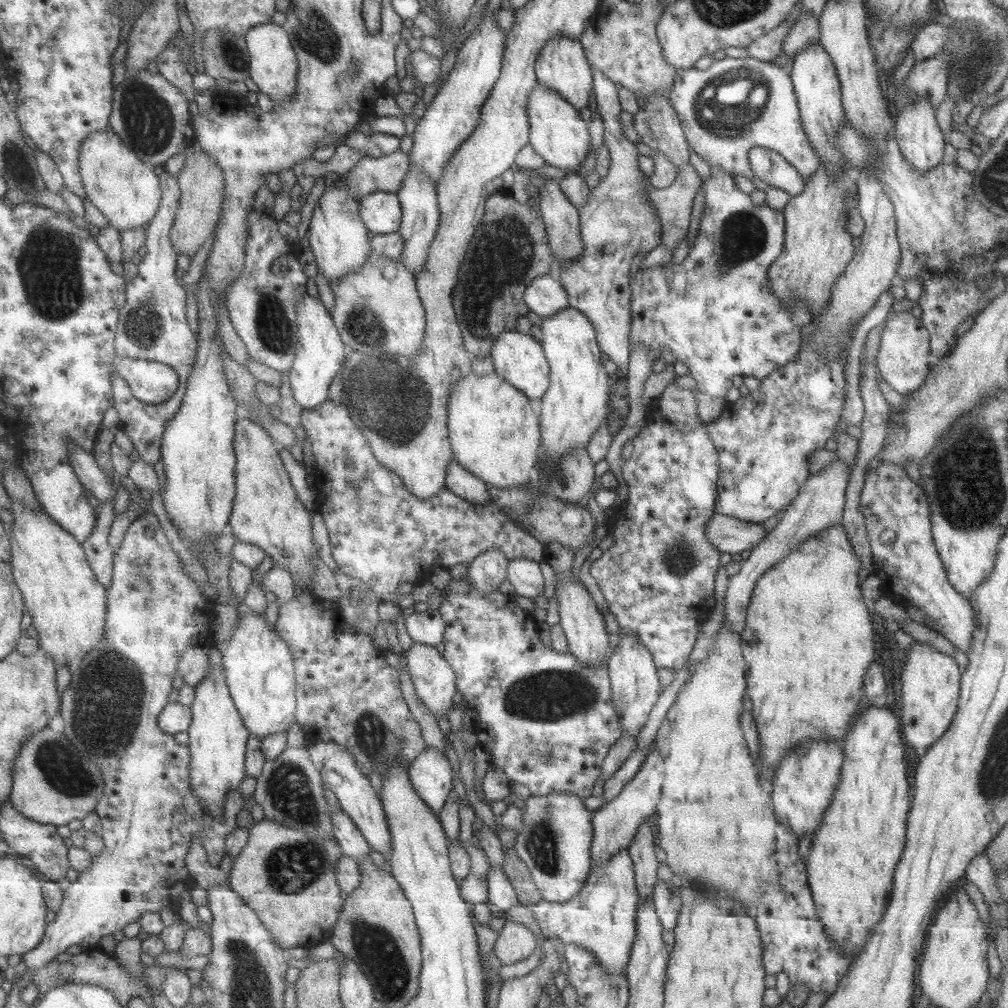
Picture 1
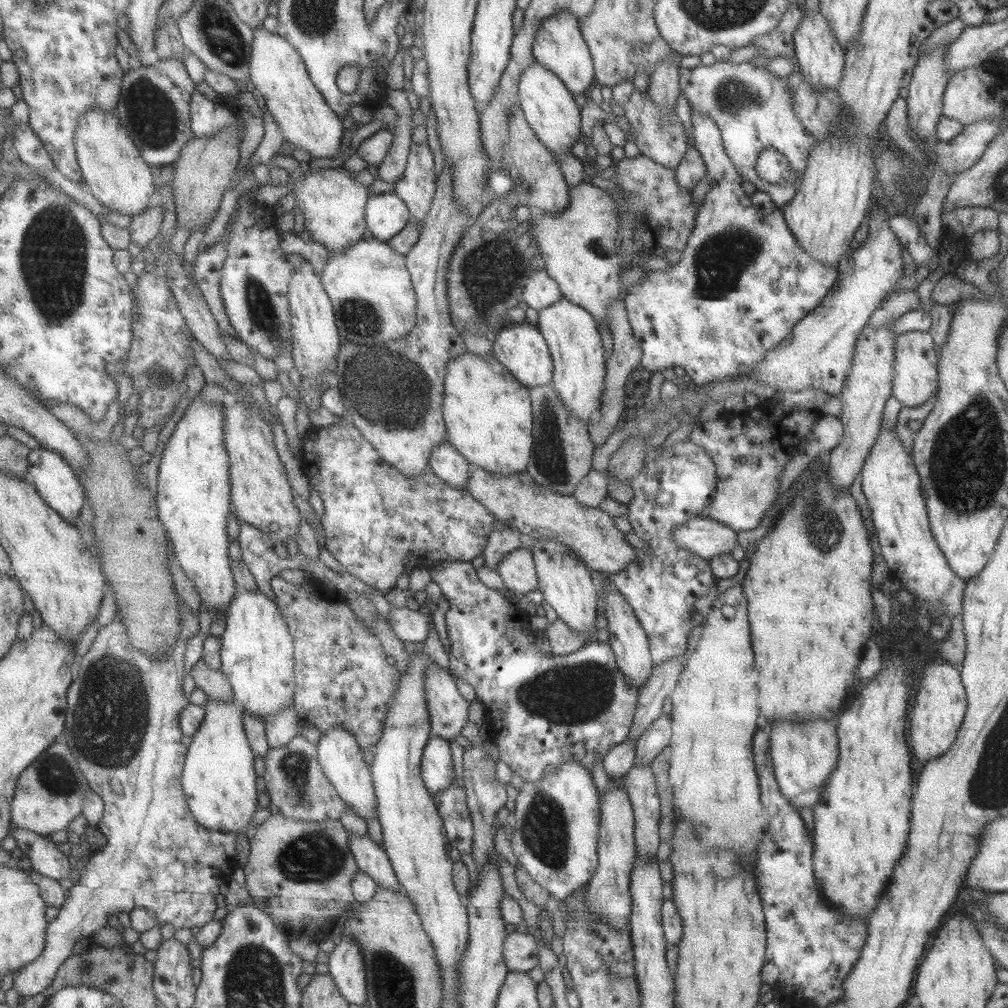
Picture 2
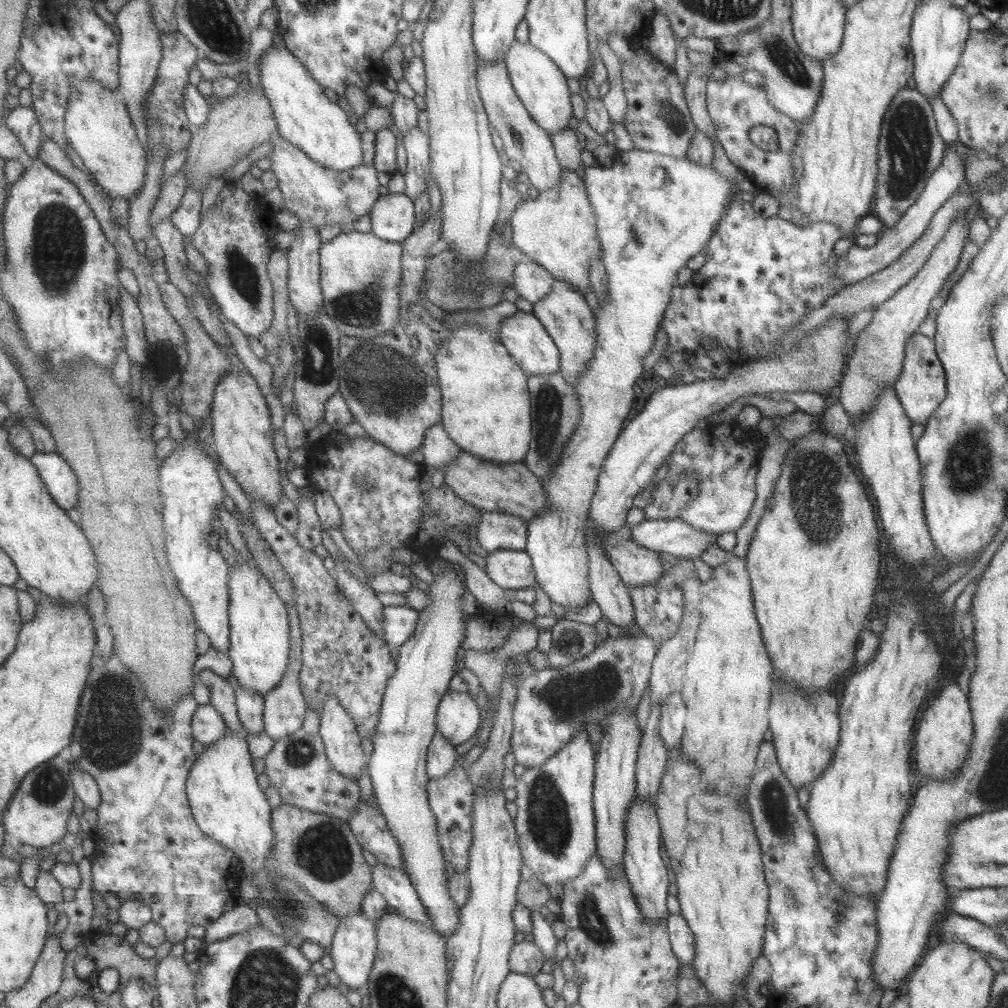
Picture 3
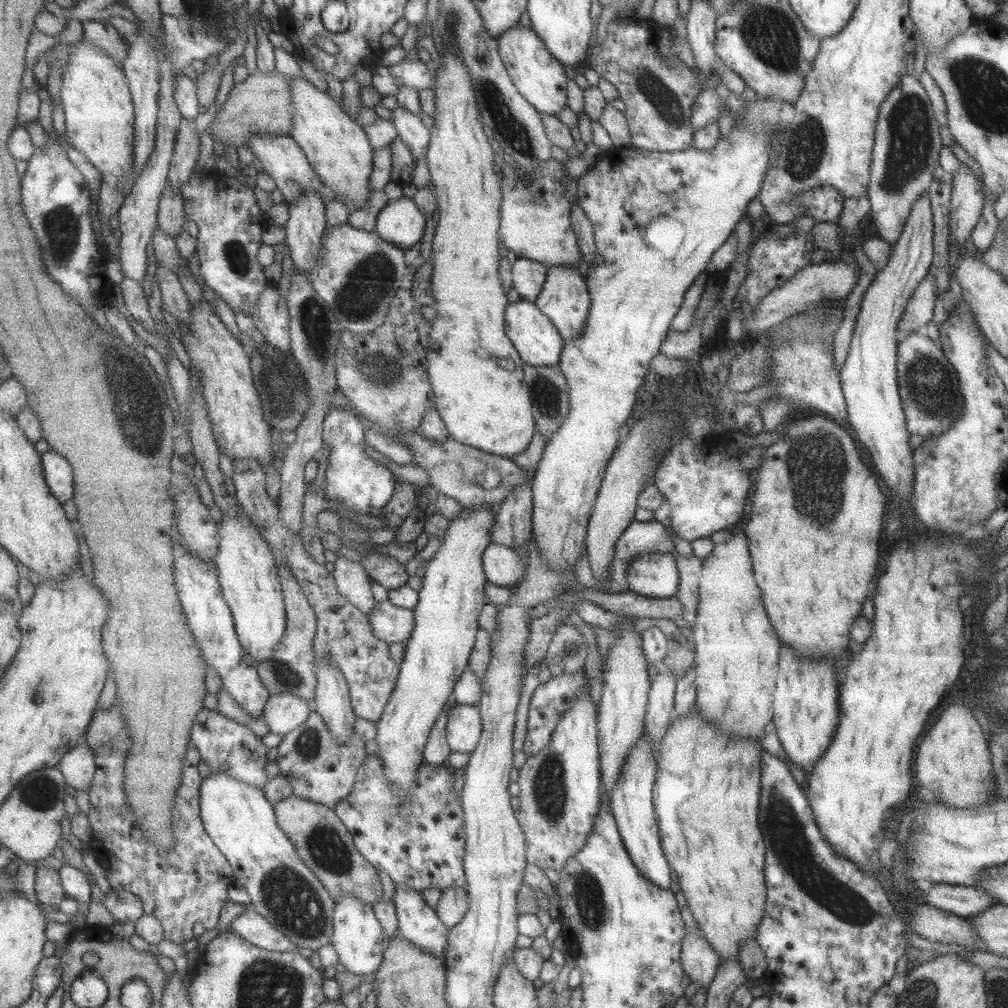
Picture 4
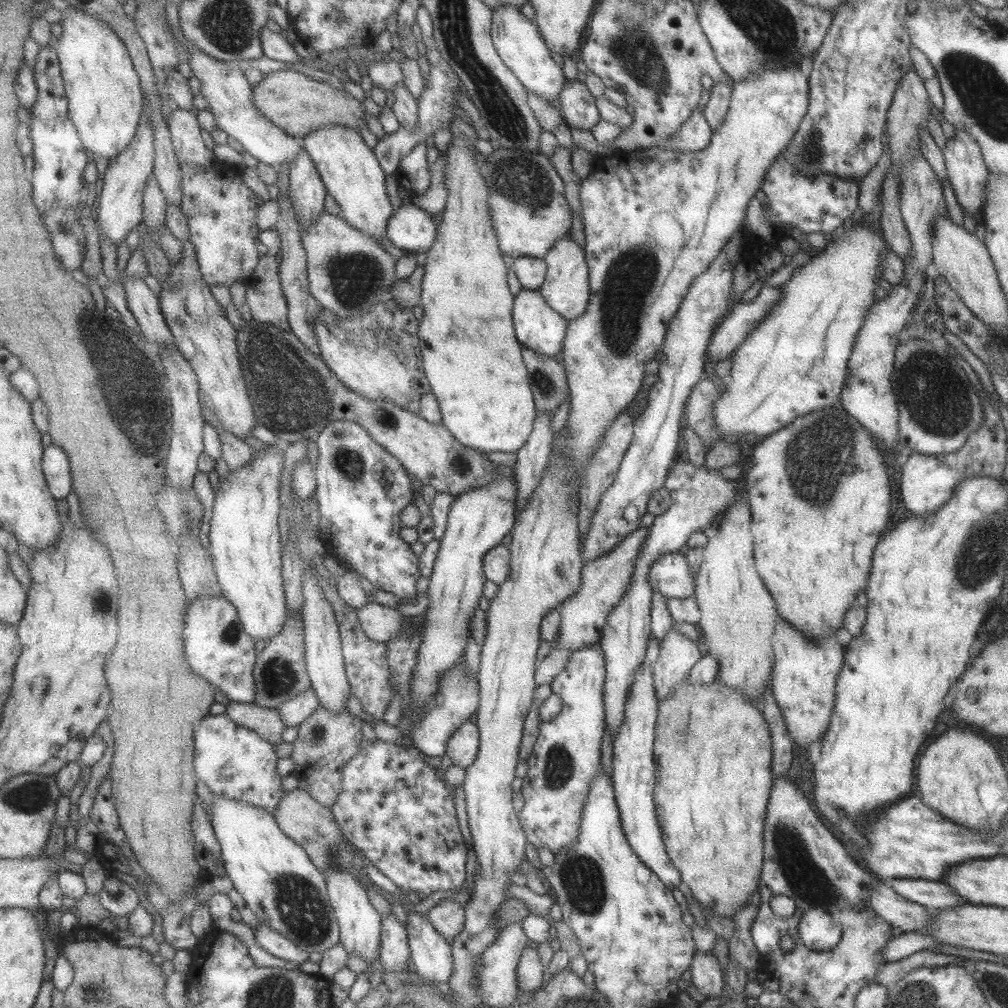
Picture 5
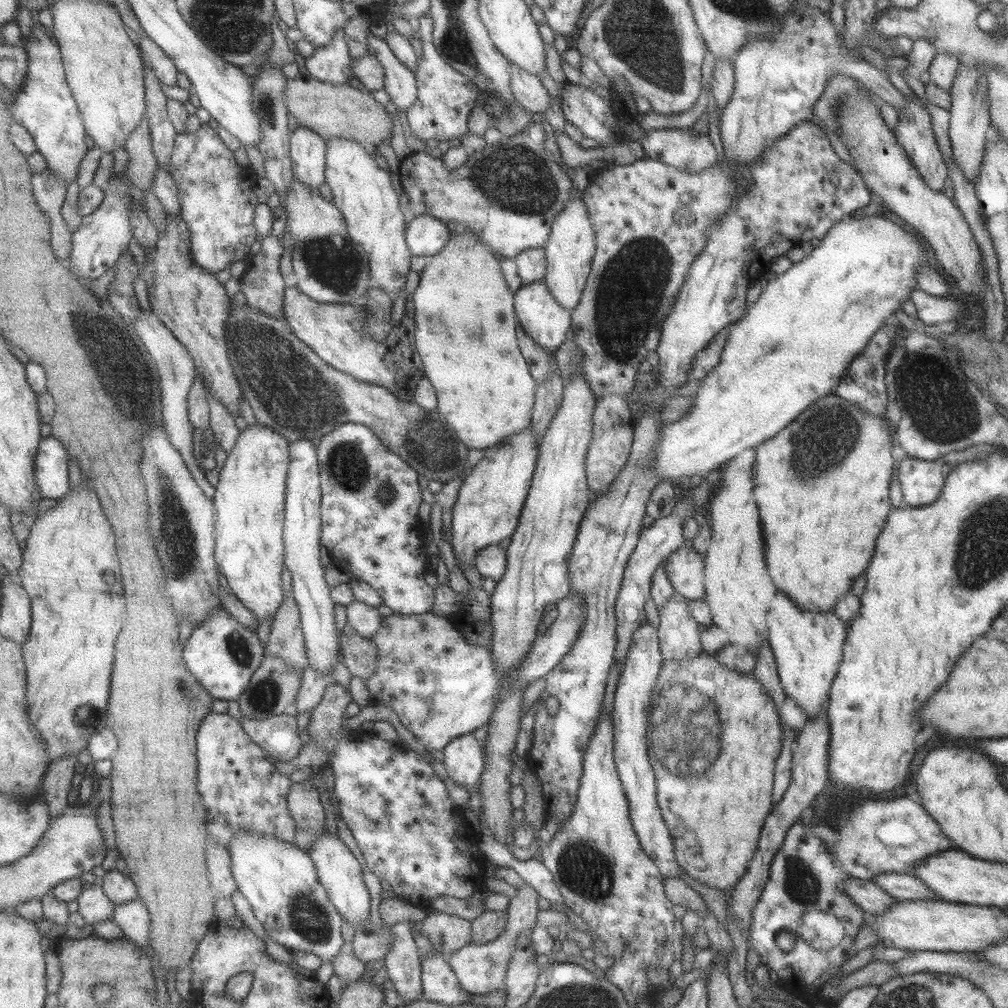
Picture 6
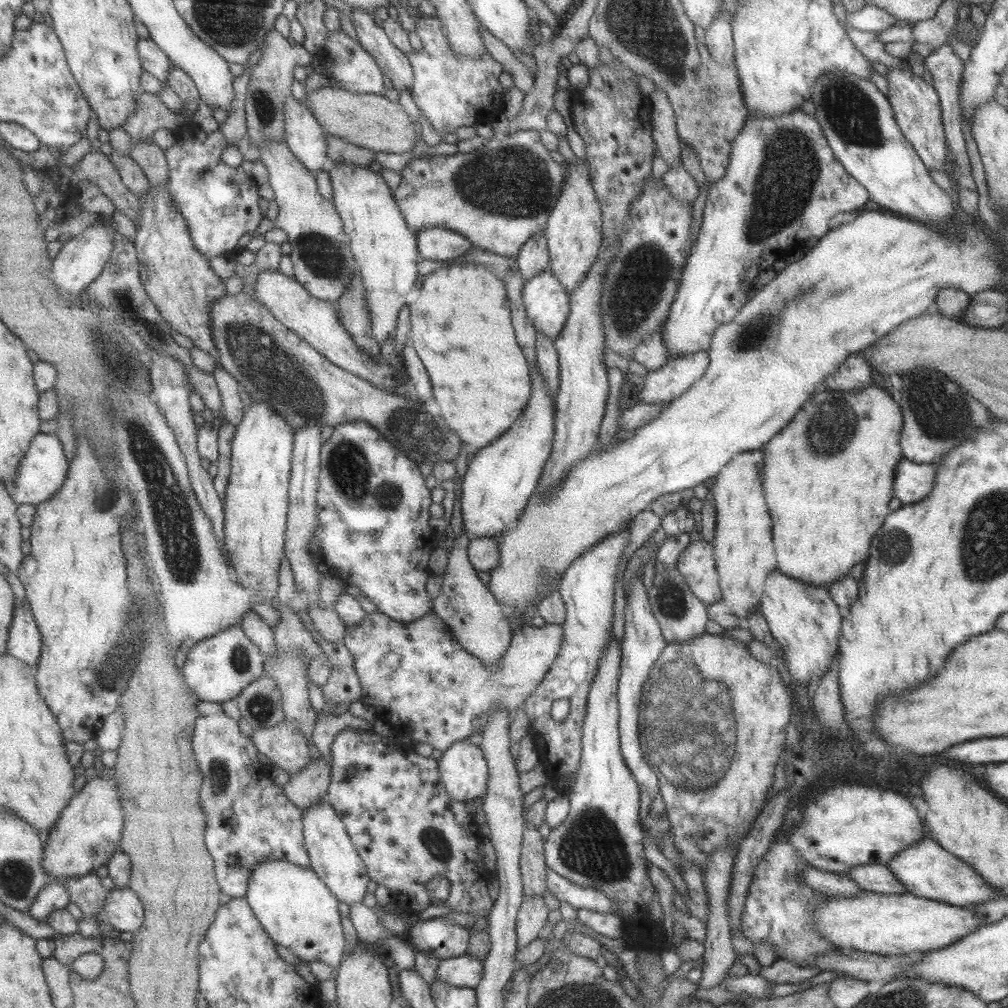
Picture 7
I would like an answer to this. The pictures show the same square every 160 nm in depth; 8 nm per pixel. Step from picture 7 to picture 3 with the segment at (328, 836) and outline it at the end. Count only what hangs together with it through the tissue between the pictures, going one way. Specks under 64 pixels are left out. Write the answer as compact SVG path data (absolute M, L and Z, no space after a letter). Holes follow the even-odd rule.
M351 914L340 918L339 931L332 942L330 956L334 962L334 972L339 976L344 990L352 989L362 992L366 990L370 982L370 974L379 952L377 923L372 919L367 919L365 914Z

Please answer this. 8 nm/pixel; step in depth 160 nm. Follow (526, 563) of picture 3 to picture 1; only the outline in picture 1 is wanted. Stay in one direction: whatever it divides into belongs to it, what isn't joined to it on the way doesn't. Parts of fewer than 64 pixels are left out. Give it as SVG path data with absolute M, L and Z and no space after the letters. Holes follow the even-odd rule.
M525 558L508 559L506 580L511 584L515 595L534 600L543 595L543 577L538 562Z

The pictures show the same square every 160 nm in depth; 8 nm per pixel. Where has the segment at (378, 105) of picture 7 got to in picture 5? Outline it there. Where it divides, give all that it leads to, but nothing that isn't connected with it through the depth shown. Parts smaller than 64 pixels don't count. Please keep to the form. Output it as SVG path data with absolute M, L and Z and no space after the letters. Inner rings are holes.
M294 69L264 73L262 79L253 85L253 101L257 109L273 124L280 126L286 134L303 138L315 129L343 123L355 127L366 124L363 101L357 100L347 90L339 90L325 82L313 80L311 76Z

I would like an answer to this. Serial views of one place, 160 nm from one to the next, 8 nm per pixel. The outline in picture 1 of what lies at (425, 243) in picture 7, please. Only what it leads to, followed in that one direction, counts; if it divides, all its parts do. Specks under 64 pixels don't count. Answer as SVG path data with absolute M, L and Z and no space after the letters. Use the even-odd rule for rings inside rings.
M375 191L361 199L360 213L370 231L384 235L401 228L404 210L398 193Z

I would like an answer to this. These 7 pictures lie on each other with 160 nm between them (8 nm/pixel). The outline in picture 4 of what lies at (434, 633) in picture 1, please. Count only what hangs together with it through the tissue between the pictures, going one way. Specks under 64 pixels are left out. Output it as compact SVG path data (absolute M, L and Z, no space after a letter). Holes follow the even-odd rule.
M386 599L375 605L370 621L377 638L395 644L405 642L410 637L414 627L414 614L412 610L397 606Z

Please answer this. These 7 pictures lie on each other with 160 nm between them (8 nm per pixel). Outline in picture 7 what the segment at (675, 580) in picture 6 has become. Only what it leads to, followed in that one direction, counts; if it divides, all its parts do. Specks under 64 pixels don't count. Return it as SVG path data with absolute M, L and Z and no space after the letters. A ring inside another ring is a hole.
M695 537L676 558L676 569L689 591L706 605L717 602L719 585L711 542Z

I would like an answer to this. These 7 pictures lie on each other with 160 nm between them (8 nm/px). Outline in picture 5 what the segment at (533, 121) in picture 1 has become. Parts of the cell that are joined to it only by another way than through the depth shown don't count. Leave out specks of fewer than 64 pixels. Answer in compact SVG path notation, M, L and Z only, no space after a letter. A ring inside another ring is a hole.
M514 6L494 8L492 10L490 35L499 58L524 86L525 90L534 92L548 103L558 98L565 78L561 68L551 59L550 50L533 20L530 21L521 15L519 8Z

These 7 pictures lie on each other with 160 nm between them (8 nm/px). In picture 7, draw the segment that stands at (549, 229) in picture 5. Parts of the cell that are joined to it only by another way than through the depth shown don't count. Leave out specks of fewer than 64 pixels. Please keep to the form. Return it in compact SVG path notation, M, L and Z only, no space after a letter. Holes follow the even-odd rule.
M518 130L508 135L494 136L468 153L421 154L409 159L400 173L401 183L395 189L395 196L413 233L422 228L439 226L464 235L473 247L514 258L526 240L544 232L566 172L566 166L554 162L541 144L538 130Z

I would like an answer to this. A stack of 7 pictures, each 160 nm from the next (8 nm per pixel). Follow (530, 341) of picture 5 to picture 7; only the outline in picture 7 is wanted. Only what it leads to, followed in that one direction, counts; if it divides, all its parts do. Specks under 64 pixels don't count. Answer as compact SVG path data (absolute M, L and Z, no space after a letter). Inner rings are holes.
M549 270L524 282L523 309L536 333L553 342L559 337L570 312L568 296Z

